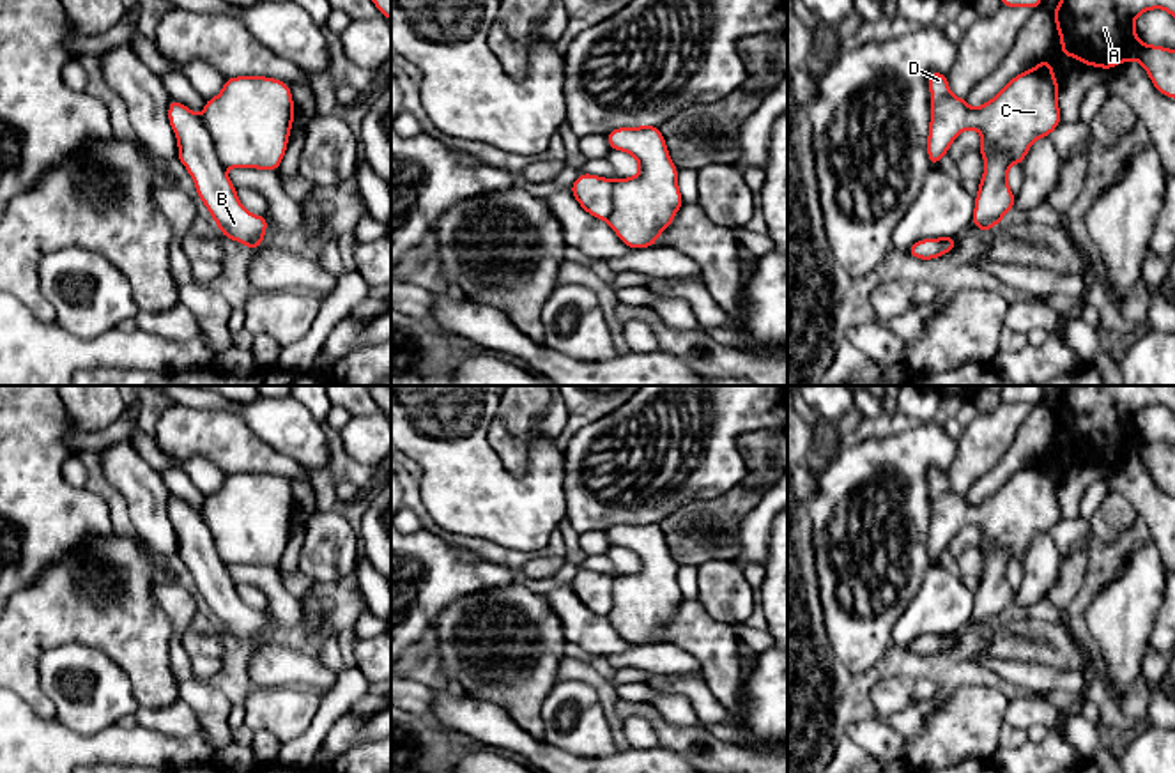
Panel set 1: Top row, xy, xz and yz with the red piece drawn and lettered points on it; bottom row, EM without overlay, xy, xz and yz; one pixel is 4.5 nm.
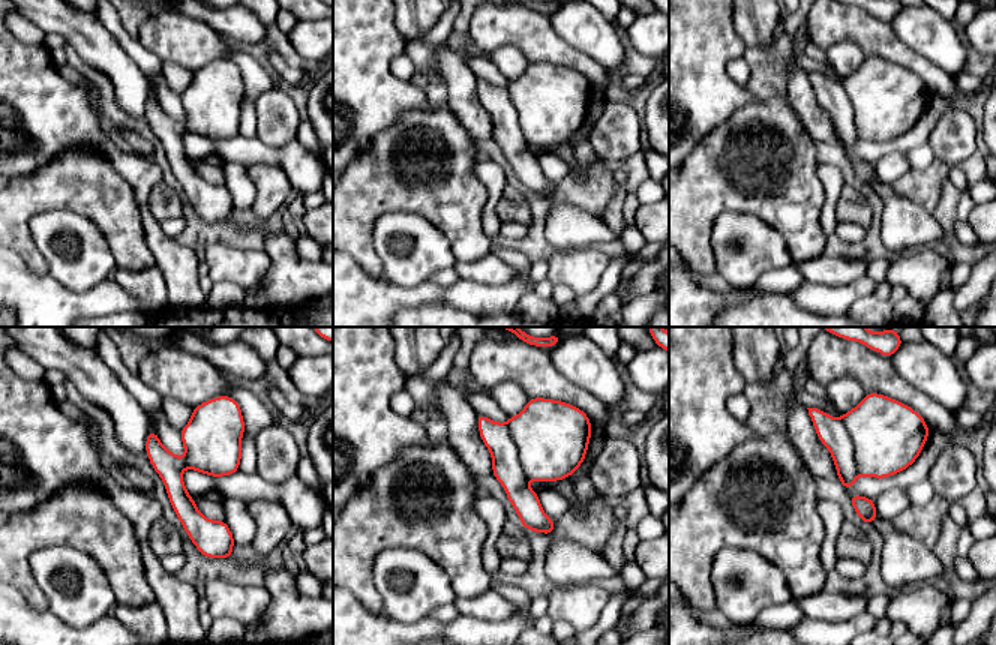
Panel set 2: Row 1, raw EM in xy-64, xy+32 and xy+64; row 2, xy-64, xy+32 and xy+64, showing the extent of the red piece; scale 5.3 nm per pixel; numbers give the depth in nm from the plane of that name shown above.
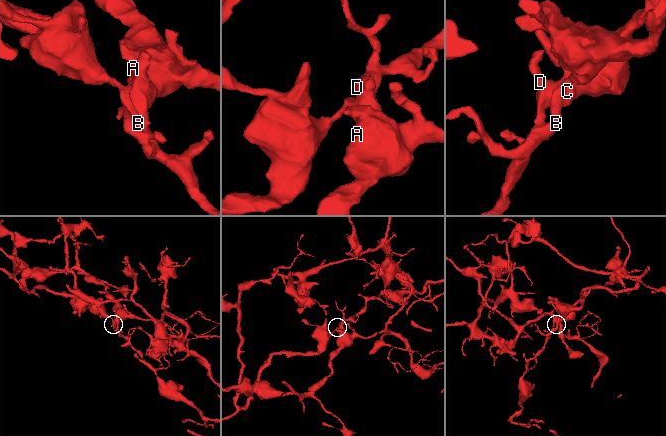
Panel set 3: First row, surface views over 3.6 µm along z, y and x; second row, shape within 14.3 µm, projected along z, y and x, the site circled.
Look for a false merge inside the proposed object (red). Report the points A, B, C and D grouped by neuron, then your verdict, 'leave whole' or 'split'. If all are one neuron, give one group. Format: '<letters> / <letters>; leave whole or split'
A C D / B; split

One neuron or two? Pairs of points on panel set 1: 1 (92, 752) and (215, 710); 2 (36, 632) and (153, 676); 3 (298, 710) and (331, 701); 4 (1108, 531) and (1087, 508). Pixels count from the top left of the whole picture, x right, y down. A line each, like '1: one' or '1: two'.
1: two
2: one
3: two
4: two

